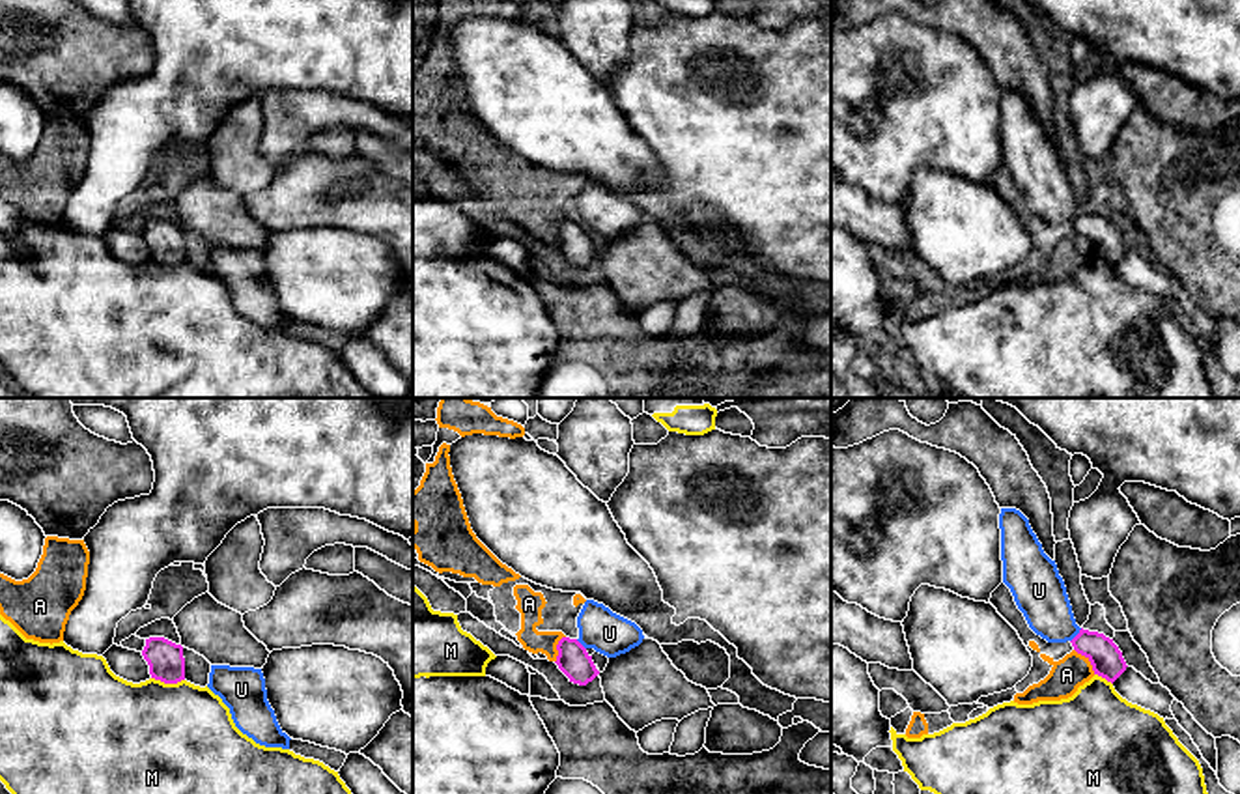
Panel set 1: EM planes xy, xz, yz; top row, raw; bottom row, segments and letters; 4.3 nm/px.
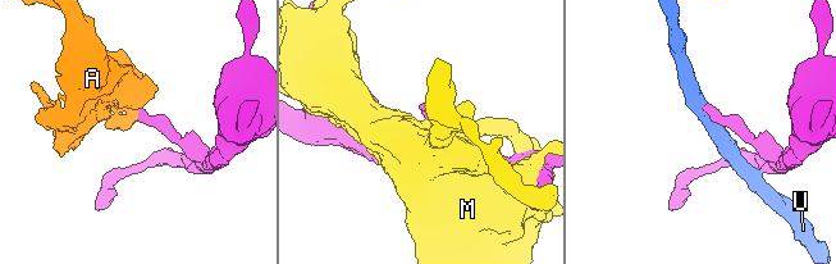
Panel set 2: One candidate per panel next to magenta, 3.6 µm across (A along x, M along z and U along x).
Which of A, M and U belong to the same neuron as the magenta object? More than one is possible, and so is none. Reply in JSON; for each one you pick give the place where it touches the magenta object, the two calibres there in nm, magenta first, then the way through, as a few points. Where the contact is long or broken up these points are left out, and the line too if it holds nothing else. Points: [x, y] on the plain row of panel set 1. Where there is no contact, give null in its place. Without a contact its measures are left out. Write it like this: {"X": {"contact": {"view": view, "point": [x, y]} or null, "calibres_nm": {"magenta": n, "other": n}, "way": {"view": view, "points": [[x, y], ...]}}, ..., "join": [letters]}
{"join": []}

